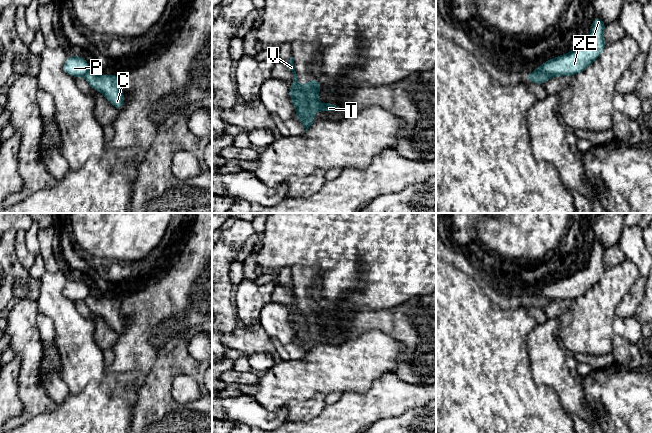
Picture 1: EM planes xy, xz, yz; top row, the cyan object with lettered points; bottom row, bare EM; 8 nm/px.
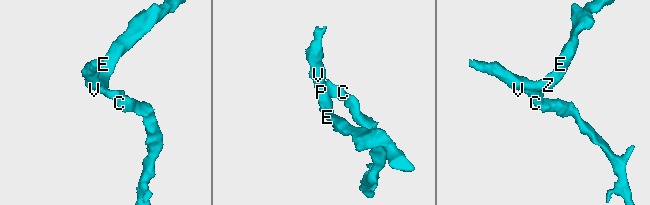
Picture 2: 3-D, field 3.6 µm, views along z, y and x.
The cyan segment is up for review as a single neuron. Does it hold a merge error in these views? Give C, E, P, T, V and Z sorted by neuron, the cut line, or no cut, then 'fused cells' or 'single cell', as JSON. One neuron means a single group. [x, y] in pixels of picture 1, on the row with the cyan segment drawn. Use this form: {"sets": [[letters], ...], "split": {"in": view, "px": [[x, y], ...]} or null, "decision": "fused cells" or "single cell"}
{"sets": [["C", "T"], ["E", "P", "V", "Z"]], "split": {"in": "xz", "px": [[302, 86], [307, 94], [309, 106], [313, 111]]}, "decision": "fused cells"}

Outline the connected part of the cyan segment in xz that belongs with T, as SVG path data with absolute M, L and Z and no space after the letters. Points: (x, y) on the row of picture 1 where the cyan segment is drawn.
M312 79L309 80L303 88L306 90L309 101L310 107L312 108L313 112L321 112L321 111L337 111L338 107L333 105L330 101L327 101L325 105L322 105L319 102L318 93L321 89L322 85L316 80Z

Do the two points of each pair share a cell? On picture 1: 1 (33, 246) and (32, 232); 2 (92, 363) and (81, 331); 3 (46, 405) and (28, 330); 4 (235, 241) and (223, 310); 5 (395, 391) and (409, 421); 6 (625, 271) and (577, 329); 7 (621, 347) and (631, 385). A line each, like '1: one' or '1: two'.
1: one
2: one
3: one
4: one
5: two
6: one
7: two

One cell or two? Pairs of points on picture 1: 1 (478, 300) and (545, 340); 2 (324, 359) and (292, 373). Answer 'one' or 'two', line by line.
1: two
2: one

